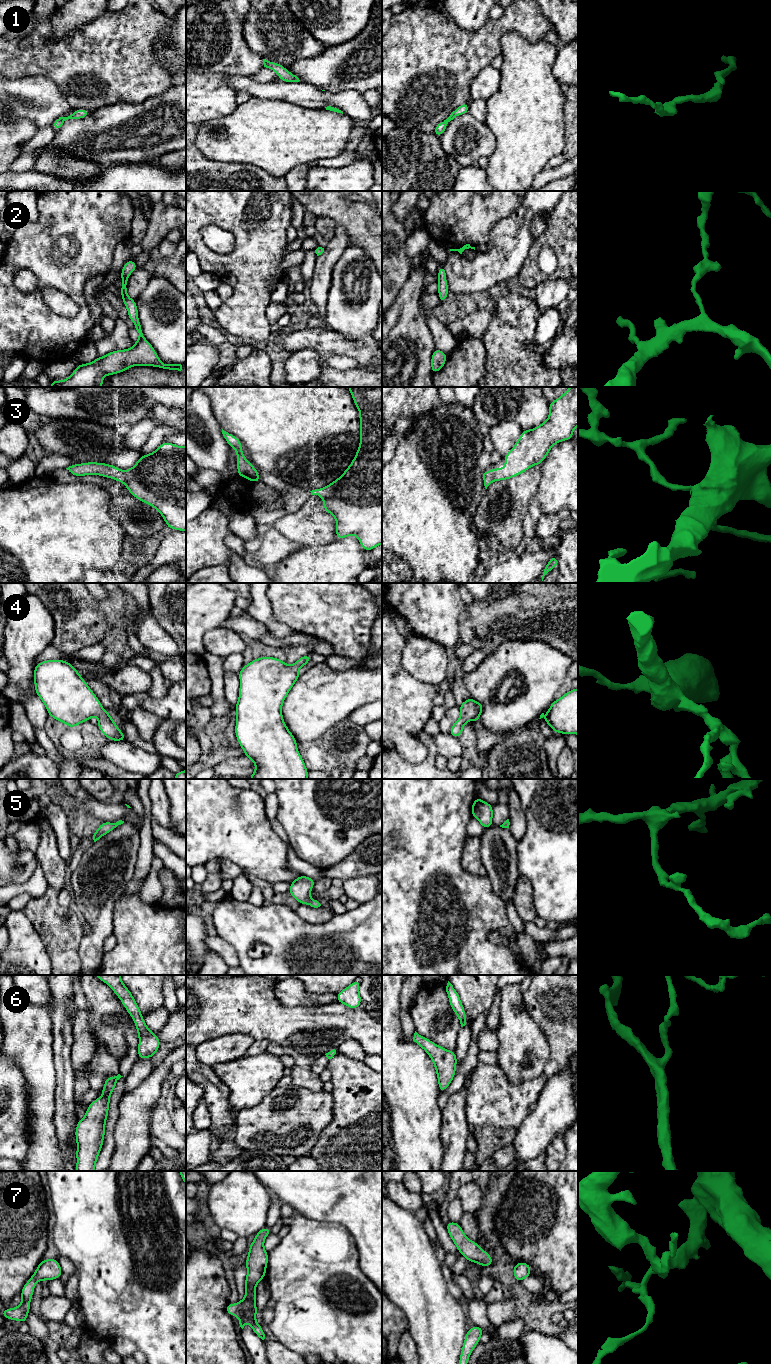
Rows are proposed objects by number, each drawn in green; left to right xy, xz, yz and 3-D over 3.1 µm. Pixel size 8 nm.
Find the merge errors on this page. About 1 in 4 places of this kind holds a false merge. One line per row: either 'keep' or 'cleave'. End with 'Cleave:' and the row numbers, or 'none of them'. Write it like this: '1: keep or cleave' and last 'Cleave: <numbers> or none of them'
1: keep
2: keep
3: keep
4: keep
5: keep
6: keep
7: keep
Cleave: none of them

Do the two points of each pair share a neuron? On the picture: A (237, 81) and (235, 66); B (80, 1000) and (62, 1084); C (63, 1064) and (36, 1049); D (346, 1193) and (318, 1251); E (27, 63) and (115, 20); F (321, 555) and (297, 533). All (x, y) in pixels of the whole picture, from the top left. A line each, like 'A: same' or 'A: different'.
A: different
B: different
C: different
D: different
E: same
F: different

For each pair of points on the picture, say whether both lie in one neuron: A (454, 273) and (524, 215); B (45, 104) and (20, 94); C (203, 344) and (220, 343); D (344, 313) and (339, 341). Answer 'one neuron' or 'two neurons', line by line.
A: one neuron
B: one neuron
C: two neurons
D: two neurons

